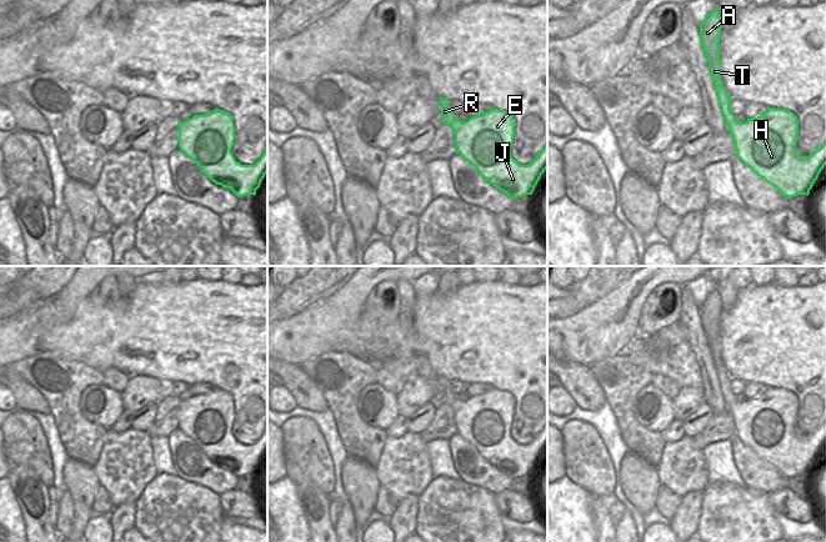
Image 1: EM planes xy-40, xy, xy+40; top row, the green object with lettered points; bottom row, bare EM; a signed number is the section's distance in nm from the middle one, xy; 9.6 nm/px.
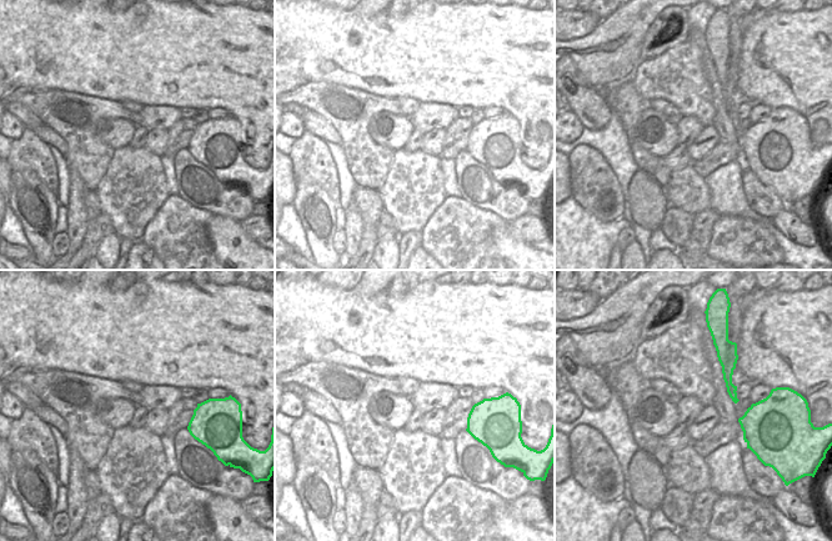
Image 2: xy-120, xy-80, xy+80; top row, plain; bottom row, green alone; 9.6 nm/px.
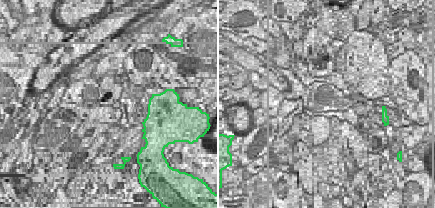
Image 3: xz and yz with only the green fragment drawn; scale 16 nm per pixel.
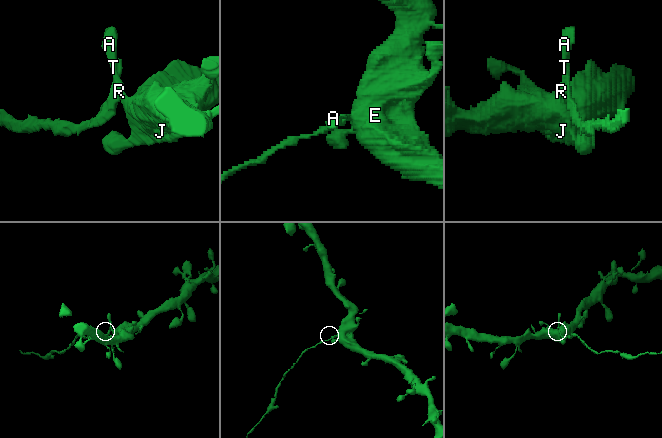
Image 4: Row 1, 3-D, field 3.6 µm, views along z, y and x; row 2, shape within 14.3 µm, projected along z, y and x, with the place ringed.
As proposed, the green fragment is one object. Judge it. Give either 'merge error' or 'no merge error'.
merge error

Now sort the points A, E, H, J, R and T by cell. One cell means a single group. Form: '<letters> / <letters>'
A R T / E H J

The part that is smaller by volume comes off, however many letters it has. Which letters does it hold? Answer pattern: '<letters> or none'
A, R, T

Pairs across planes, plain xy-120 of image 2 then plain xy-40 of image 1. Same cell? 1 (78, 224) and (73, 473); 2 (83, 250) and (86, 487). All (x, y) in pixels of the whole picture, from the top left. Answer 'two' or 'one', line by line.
1: two
2: one

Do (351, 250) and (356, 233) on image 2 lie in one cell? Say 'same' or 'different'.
same

